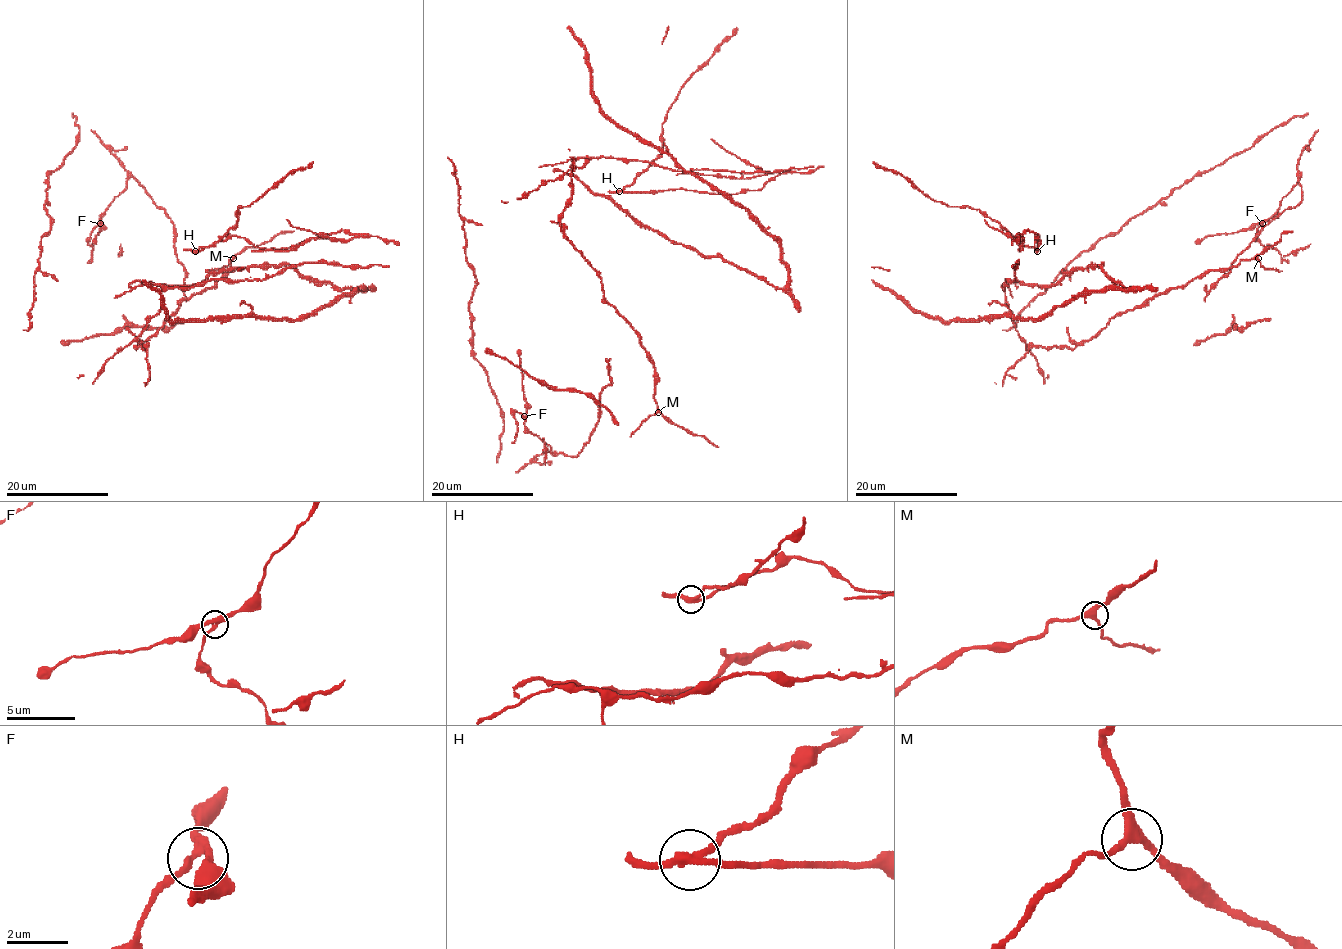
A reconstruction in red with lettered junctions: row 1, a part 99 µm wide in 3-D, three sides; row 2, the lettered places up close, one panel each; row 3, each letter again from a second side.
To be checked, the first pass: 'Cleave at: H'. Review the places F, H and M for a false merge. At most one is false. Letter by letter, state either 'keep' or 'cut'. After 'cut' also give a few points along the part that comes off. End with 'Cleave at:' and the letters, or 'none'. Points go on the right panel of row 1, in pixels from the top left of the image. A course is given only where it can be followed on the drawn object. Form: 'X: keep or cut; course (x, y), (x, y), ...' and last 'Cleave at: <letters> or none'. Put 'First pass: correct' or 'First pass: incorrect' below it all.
F: keep
H: cut; course (1037, 251), (1022, 244), (978, 209), (948, 207), (932, 200), (901, 173), (884, 169), (873, 162)
M: keep
Cleave at: H
First pass: correct

